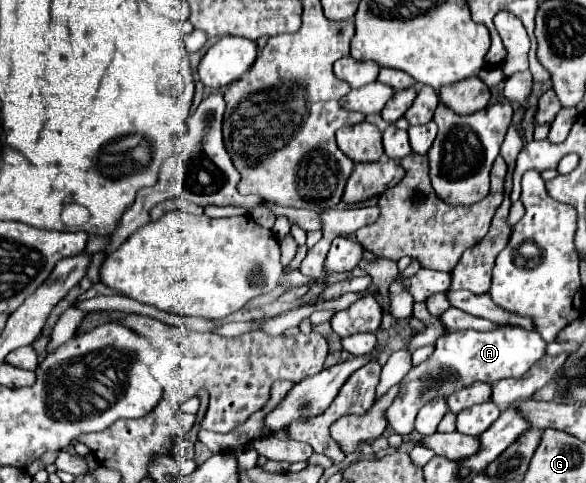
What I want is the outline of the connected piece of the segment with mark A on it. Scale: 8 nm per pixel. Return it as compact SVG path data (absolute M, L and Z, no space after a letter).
M497 327L491 331L455 331L441 337L435 345L433 355L413 367L405 379L401 381L401 393L397 401L387 409L389 425L399 435L409 435L413 431L417 411L435 397L449 397L457 389L471 385L473 381L485 381L489 385L497 383L505 377L521 377L529 371L529 367L545 355L545 341L539 333L525 333L523 329L513 327Z

